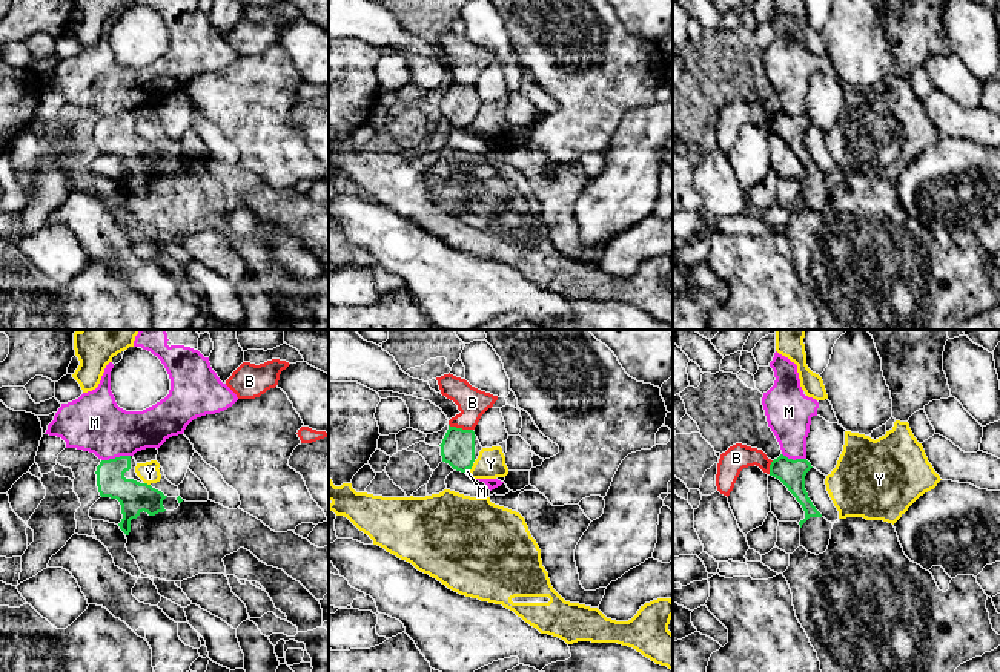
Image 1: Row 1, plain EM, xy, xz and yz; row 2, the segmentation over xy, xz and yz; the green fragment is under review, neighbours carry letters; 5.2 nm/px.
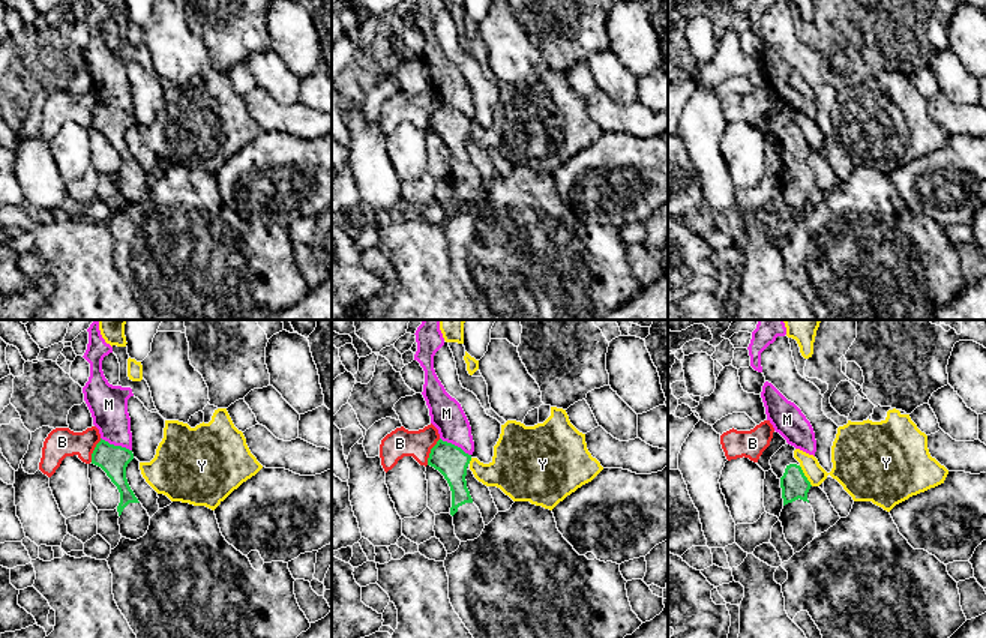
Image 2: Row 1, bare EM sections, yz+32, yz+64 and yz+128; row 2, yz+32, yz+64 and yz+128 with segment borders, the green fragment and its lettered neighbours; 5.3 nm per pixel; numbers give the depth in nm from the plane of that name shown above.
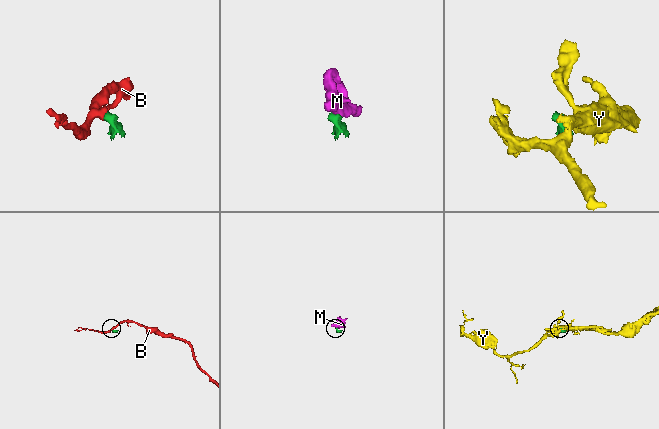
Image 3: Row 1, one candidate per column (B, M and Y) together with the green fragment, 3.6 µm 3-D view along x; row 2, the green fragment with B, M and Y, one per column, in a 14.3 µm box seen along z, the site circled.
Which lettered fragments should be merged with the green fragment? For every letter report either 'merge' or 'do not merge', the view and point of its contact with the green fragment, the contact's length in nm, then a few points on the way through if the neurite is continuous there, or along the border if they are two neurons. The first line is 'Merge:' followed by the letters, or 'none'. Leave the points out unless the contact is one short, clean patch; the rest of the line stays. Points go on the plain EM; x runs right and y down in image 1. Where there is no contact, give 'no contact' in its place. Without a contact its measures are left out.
Merge: none
B: do not merge | xz (461, 85) | 130 nm | along xz (449, 80), (472, 86)
M: do not merge | xy (115, 114) | 160 nm | along xy (129, 111), (102, 117)
Y: do not merge | xz (472, 121) | 40 nm | along xz (473, 120), (470, 126)

